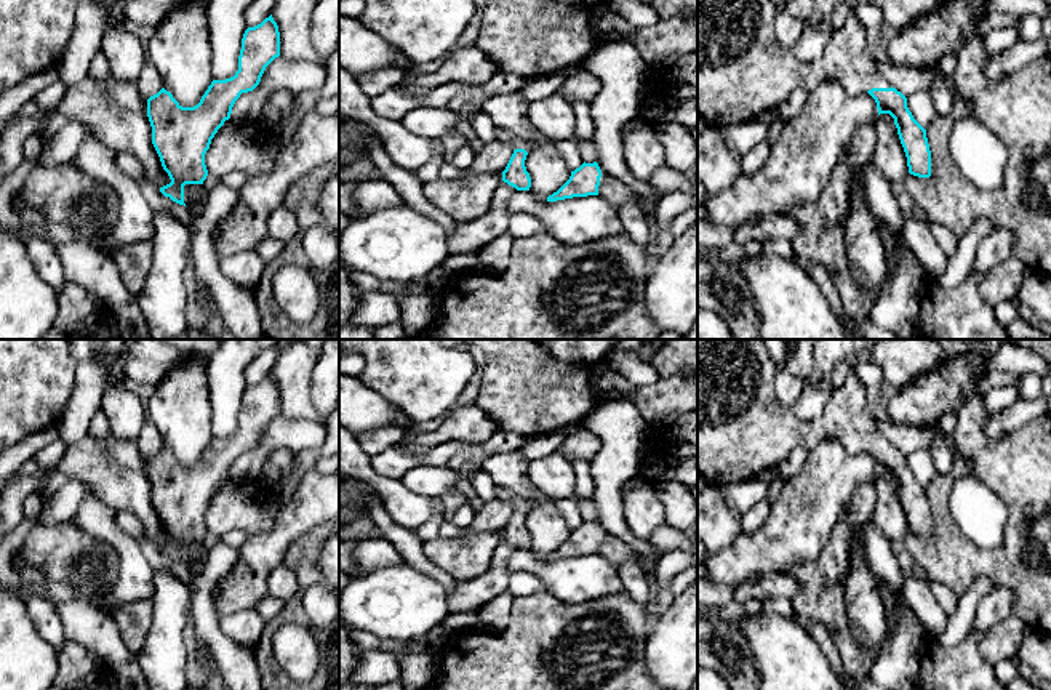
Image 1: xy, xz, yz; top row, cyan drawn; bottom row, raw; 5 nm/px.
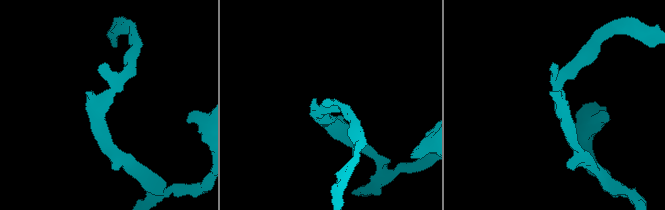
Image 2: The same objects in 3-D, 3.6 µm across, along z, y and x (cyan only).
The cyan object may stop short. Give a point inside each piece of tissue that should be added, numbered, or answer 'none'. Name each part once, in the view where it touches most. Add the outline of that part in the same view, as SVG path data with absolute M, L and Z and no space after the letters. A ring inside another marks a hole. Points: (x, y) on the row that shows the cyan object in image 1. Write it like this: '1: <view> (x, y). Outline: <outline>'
1: yz (743, 71). Outline: M697 0L697 117L718 128L755 120L763 112L776 110L795 88L813 90L827 77L835 77L851 96L865 94L872 88L891 88L878 72L873 51L869 48L869 29L856 16L856 10L865 3L869 0L845 0L848 11L843 27L829 38L819 59L803 62L790 48L777 43L777 8L771 0Z

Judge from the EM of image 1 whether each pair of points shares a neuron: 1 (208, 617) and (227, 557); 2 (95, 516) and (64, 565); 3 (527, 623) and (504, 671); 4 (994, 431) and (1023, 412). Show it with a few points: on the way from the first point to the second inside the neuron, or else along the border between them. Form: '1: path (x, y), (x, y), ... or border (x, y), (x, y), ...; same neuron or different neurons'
1: path (203, 602), (203, 583), (213, 572); same neuron
2: border (75, 522), (104, 540), (117, 553); different neurons
3: path (527, 634), (527, 649), (515, 660); same neuron
4: path (1000, 425), (1016, 415); same neuron

